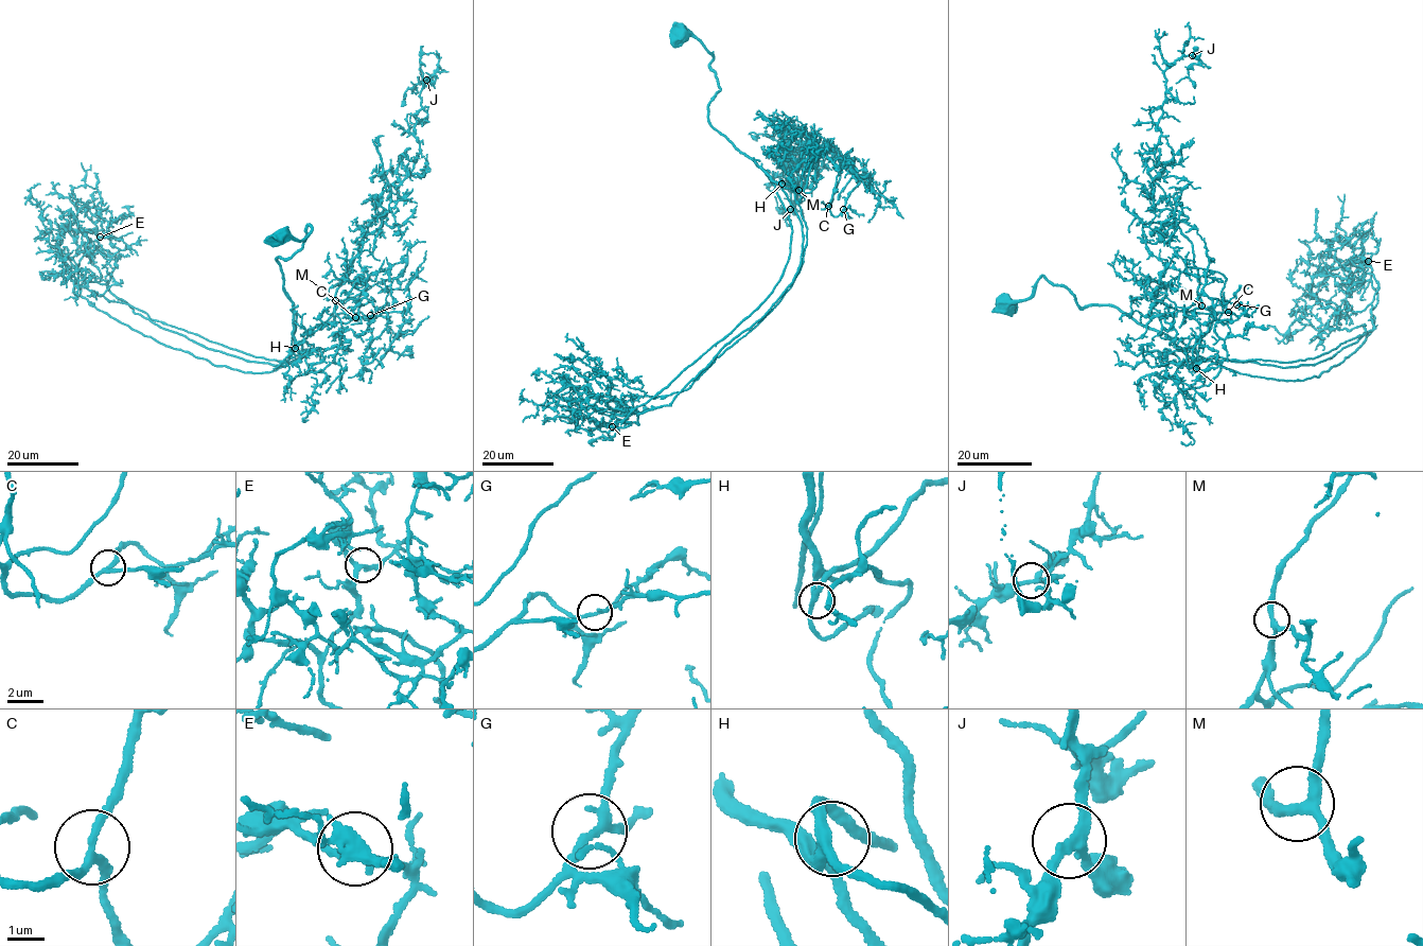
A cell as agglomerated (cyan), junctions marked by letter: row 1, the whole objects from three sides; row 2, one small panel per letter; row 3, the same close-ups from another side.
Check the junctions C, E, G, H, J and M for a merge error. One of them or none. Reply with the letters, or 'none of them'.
none of them

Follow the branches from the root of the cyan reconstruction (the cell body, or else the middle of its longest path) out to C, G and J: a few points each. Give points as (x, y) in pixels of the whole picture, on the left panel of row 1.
C: (280, 238), (299, 241), (311, 228), (301, 248), (275, 259), (294, 346), (332, 316), (355, 317)
G: (280, 238), (299, 241), (311, 228), (301, 248), (275, 259), (294, 346), (332, 316), (370, 315)
J: (280, 238), (311, 228), (275, 259), (294, 346), (332, 314), (384, 185), (414, 165), (426, 81)

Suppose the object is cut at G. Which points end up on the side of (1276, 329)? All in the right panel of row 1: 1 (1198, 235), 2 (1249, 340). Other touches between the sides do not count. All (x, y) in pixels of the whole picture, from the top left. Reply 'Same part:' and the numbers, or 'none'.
Same part: none

